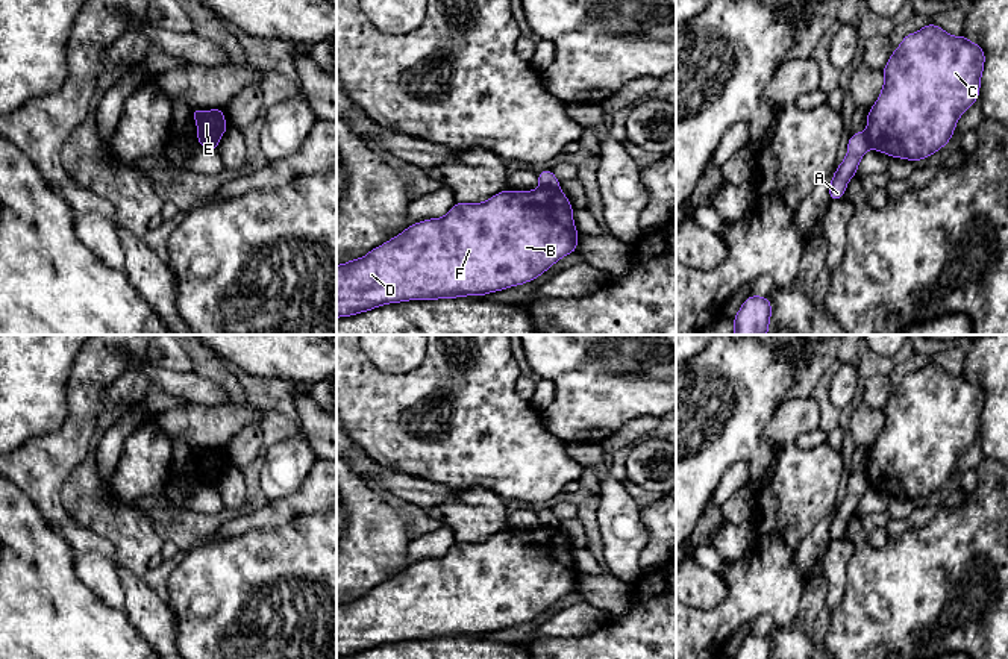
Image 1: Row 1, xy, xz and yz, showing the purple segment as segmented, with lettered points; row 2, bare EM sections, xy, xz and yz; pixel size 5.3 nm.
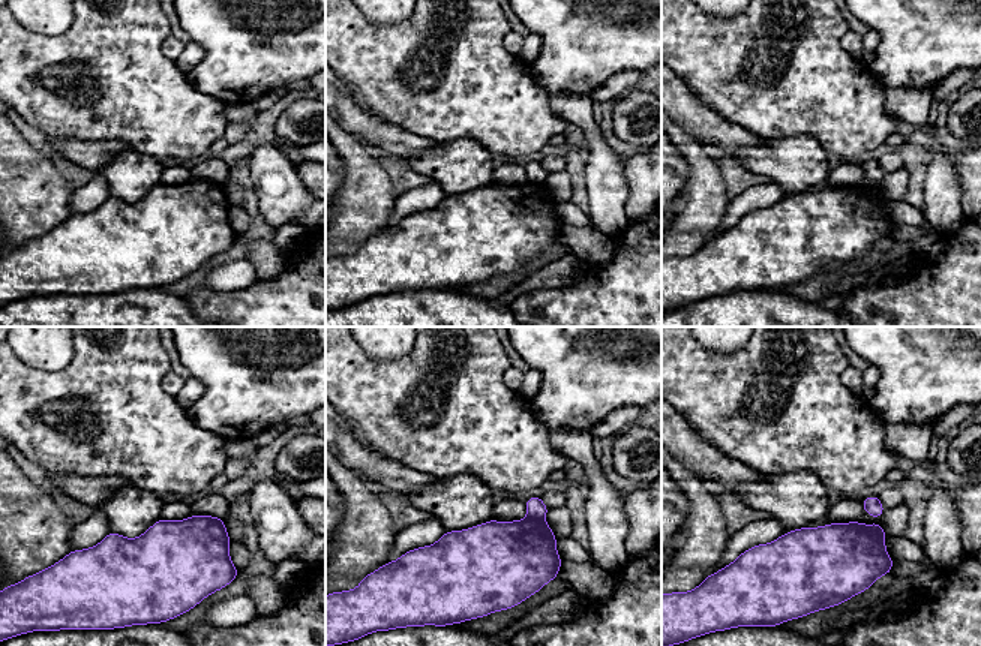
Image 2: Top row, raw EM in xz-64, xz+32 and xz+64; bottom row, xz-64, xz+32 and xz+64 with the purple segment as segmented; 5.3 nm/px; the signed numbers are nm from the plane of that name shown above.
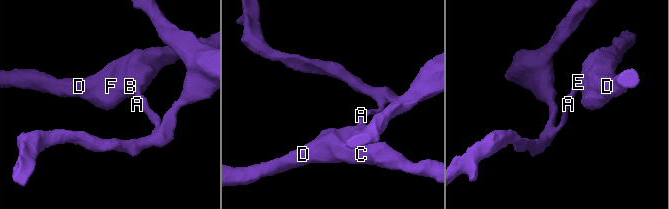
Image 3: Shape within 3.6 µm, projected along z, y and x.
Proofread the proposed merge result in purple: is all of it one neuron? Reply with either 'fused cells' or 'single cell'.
fused cells

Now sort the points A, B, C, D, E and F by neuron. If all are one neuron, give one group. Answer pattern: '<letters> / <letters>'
A / B C D E F

